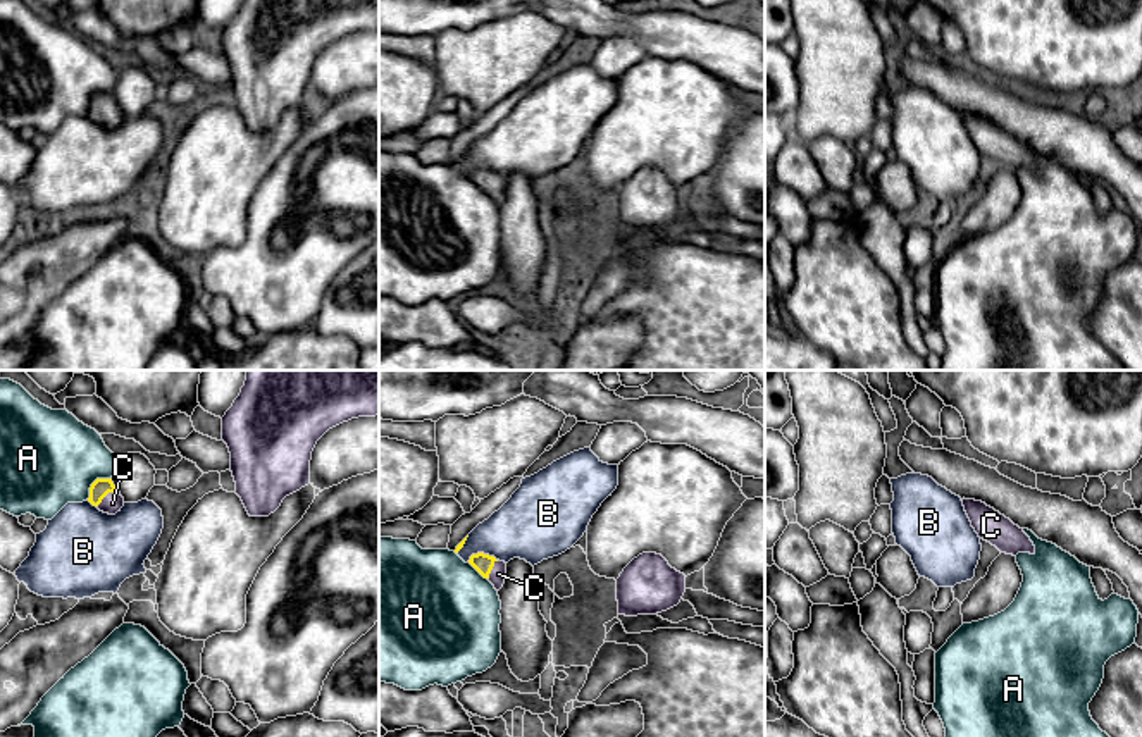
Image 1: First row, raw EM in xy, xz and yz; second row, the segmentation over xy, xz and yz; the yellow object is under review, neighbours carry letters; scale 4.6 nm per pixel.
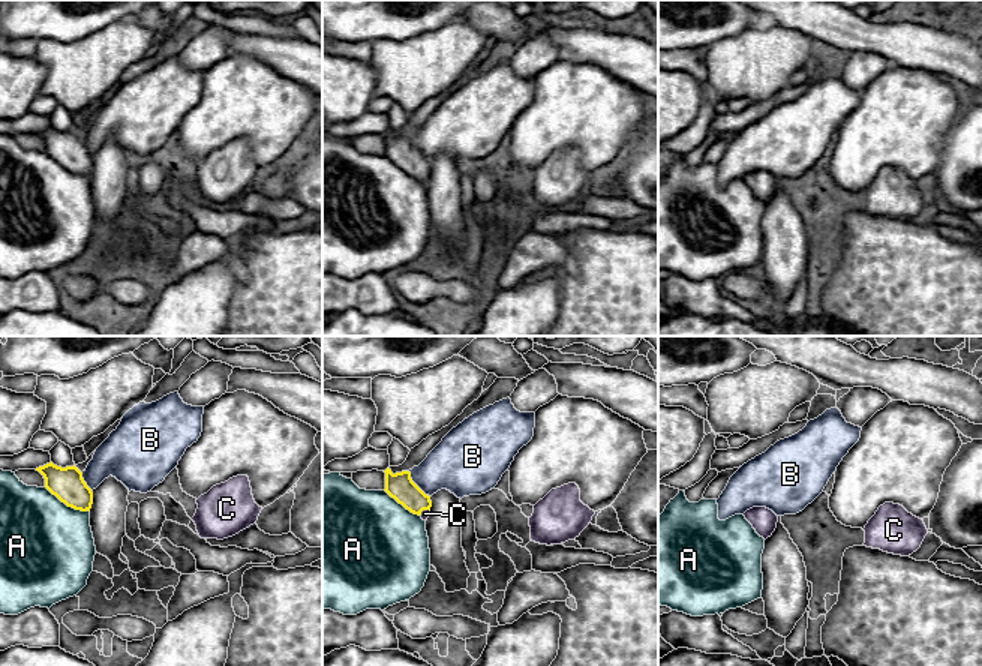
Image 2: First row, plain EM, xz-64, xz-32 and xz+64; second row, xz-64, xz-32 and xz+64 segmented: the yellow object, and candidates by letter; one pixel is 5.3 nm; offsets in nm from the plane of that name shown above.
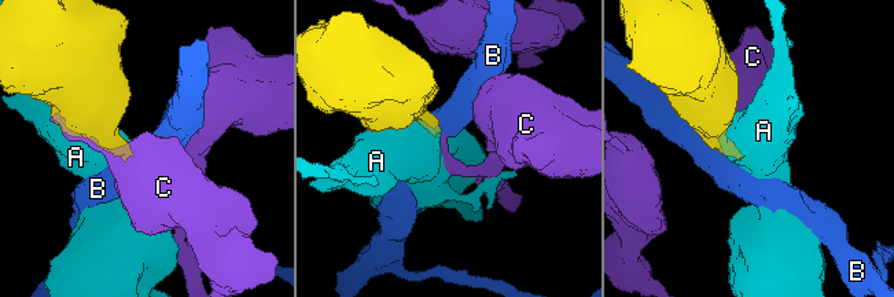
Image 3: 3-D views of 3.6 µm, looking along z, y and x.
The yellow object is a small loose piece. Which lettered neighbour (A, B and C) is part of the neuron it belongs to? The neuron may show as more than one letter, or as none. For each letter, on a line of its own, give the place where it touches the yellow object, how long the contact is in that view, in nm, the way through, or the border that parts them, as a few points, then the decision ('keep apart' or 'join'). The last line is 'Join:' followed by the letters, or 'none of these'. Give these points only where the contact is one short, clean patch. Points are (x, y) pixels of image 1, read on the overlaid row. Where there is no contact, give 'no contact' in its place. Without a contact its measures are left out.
A: meets yellow in xy at (93, 483); contact 160 nm long; keep apart
B: meets yellow in xz at (481, 553); contact 140 nm long; border along xz (496, 560), (474, 553), (467, 562); keep apart
C: meets yellow in xy at (105, 495); contact 130 nm long; runs through xy (100, 488), (105, 495), (112, 503); join
Join: C

